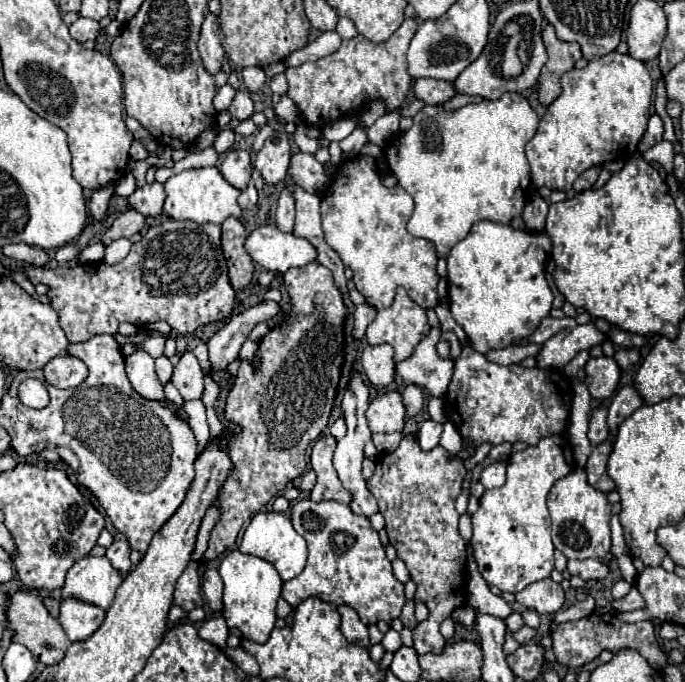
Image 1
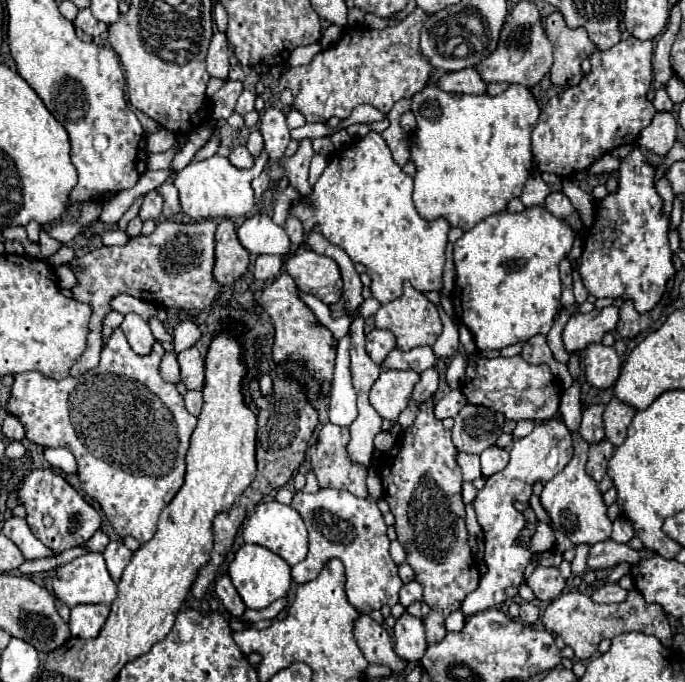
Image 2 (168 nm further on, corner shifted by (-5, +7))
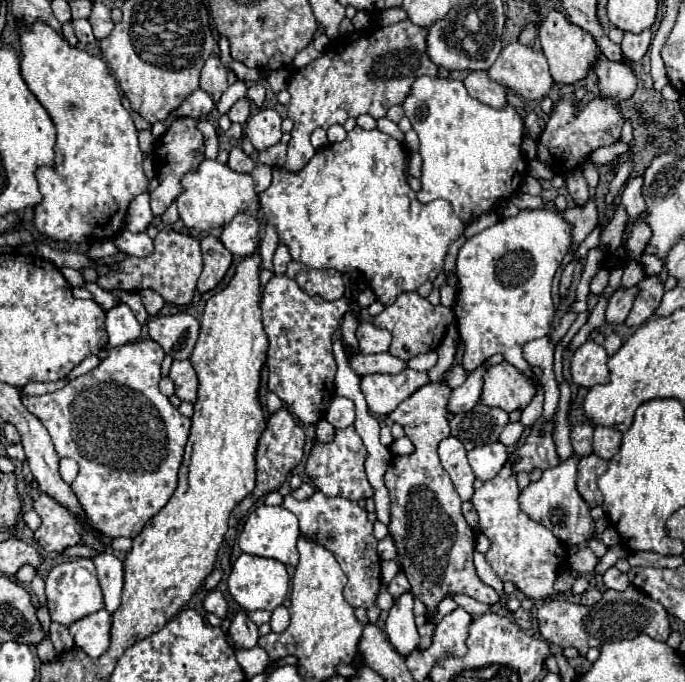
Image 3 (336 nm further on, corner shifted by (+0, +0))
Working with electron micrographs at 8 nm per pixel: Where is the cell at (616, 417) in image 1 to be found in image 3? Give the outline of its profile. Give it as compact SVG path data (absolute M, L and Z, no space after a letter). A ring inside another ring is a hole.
M597 425L595 427L595 439L593 439L593 451L601 457L601 459L611 459L621 447L621 431L613 429L613 427L603 427Z

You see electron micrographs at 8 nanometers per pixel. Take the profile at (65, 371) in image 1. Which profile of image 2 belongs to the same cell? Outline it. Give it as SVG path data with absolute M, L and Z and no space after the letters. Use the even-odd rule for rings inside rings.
M200 220L190 224L162 222L150 236L136 236L126 246L104 246L84 254L72 262L72 270L78 278L78 286L72 288L74 298L94 308L90 318L90 334L86 352L72 366L70 376L76 377L98 366L98 338L102 320L110 312L110 298L116 294L130 294L150 304L182 310L204 310L220 294L220 284L214 284L214 220Z

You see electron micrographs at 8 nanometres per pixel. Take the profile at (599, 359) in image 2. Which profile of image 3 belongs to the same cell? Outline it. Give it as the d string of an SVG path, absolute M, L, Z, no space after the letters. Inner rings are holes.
M595 341L583 343L571 359L573 383L587 389L595 385L605 385L609 381L607 361L609 361L609 355L601 345L597 345Z

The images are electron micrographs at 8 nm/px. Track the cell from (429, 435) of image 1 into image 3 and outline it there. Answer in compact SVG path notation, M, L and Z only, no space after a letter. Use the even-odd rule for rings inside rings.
M495 354L493 357L487 359L485 365L477 367L473 373L469 373L467 381L453 389L451 391L451 397L449 397L449 403L447 403L447 411L451 415L455 413L465 413L465 411L471 411L473 405L479 401L479 395L481 395L481 385L483 385L483 373L487 371L489 365L495 365L495 363L501 363L503 361L503 355Z

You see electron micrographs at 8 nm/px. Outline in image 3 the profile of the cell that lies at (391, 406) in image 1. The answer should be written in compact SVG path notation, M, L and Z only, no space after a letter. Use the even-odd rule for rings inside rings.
M405 369L399 375L365 375L361 377L361 391L373 415L389 415L401 401L427 383L427 373Z

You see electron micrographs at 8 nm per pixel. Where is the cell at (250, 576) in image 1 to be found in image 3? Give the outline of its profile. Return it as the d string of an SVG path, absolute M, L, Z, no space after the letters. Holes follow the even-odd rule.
M243 553L233 563L233 571L229 575L229 593L239 603L239 607L245 609L247 613L257 611L257 609L273 611L275 607L283 605L283 601L285 601L285 597L289 593L289 575L287 575L287 569L285 569L285 565L281 561Z

